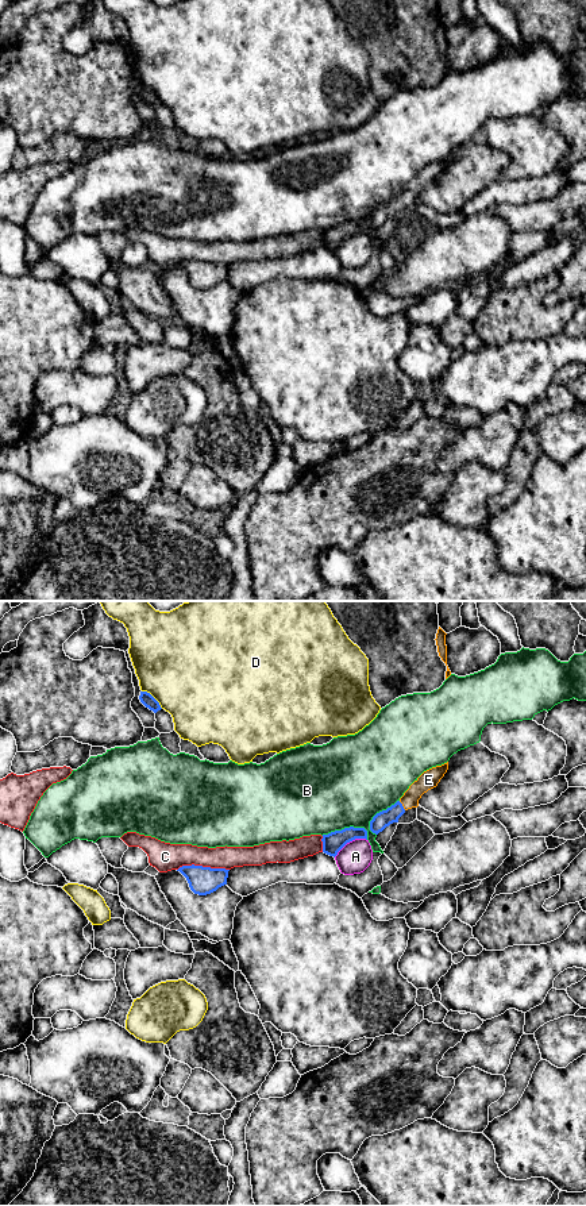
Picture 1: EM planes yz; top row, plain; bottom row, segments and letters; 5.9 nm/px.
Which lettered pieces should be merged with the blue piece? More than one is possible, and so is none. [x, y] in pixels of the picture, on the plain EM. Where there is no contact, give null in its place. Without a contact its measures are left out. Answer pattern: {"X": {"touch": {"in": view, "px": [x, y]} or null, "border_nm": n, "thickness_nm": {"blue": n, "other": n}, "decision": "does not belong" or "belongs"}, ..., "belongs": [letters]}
{"A": {"touch": {"in": "yz", "px": [350, 235]}, "border_nm": 220, "thickness_nm": {"blue": 120, "other": 190}, "decision": "does not belong"}, "B": {"touch": {"in": "yz", "px": [363, 223]}, "border_nm": 500, "thickness_nm": {"blue": 120, "other": 440}, "decision": "does not belong"}, "C": {"touch": {"in": "yz", "px": [203, 262]}, "border_nm": 320, "thickness_nm": {"blue": 170, "other": 170}, "decision": "does not belong"}, "D": {"touch": {"in": "yz", "px": [153, 92]}, "border_nm": 170, "thickness_nm": {"blue": 80, "other": 500}, "decision": "does not belong"}, "E": {"touch": {"in": "yz", "px": [401, 200]}, "border_nm": 70, "thickness_nm": {"blue": 100, "other": 110}, "decision": "belongs"}, "belongs": ["E"]}

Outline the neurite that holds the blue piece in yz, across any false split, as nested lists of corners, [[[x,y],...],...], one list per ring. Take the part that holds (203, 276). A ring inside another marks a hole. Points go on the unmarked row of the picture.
[[[192,259],[182,261],[177,266],[186,273],[189,282],[194,289],[207,290],[227,280],[230,265]]]

